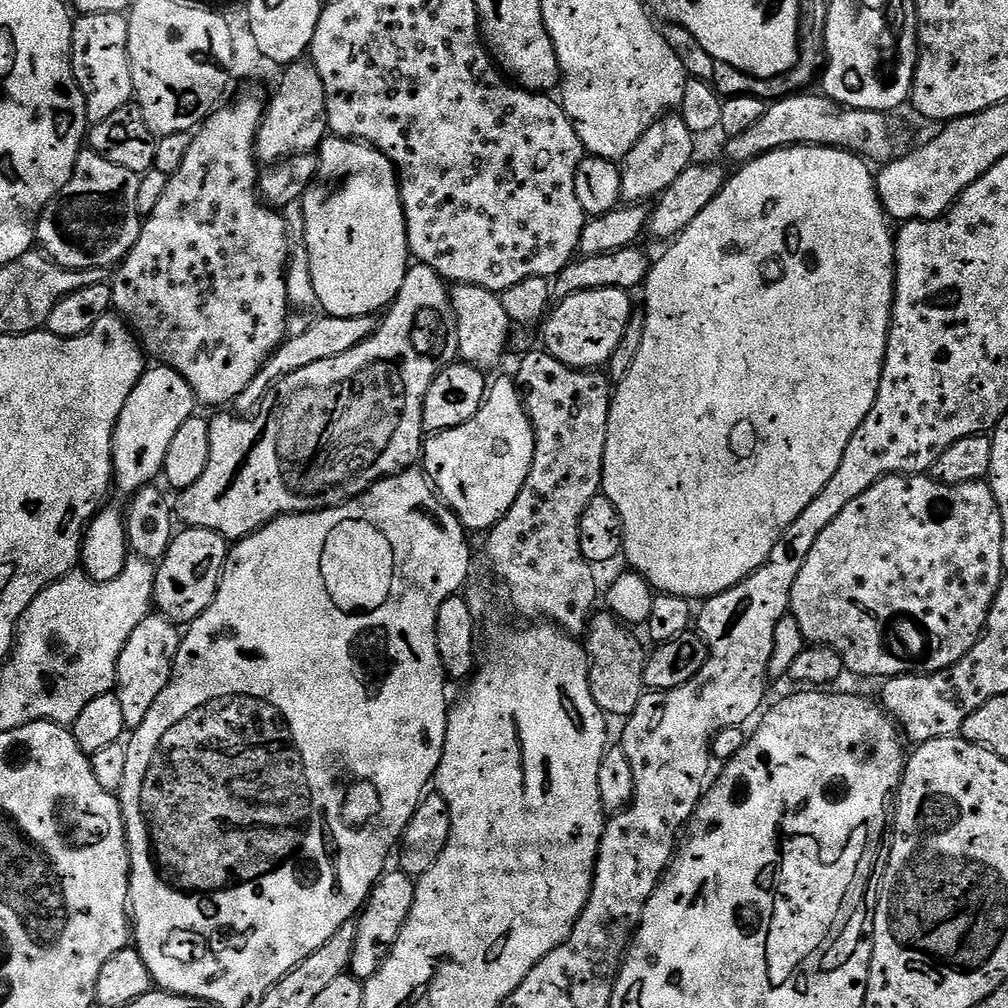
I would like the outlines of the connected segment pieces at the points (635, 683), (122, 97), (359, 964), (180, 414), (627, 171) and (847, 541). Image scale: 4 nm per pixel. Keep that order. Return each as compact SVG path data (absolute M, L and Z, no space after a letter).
M600 610L588 621L586 651L588 654L590 694L604 711L605 717L627 718L646 694L644 686L644 661L646 648L640 645L633 629L607 610Z
M119 12L77 15L72 21L72 69L86 98L88 119L92 124L110 118L110 114L122 110L122 106L133 103L127 15Z
M399 870L385 871L374 885L371 894L368 895L368 901L364 903L354 920L356 933L349 962L350 974L353 978L366 981L374 978L374 974L378 974L394 942L398 942L398 934L402 934L402 926L406 926L406 918L410 918L410 906L414 906L415 893L416 880Z
M152 366L145 370L130 398L126 398L126 406L122 406L122 414L114 430L112 471L115 487L121 488L125 494L149 487L155 481L152 479L163 473L166 450L170 450L174 434L178 434L182 422L189 420L197 408L196 396L182 374L163 366Z
M665 114L656 119L654 126L650 126L650 130L646 130L646 134L642 134L642 138L638 138L638 142L634 142L623 160L619 161L621 201L628 204L655 201L677 180L682 170L694 163L692 151L696 148L695 142L690 127L686 126L681 115Z
M928 474L883 476L866 490L866 494L858 494L858 498L854 498L854 502L850 502L850 506L846 506L846 510L842 510L842 514L818 534L818 542L814 542L810 558L806 558L802 570L798 570L798 578L792 587L790 614L798 618L798 626L802 626L802 634L809 645L833 648L844 657L845 669L856 676L891 678L941 672L957 664L984 635L984 623L994 602L994 594L1006 576L1006 566L1002 562L1003 537L1002 514L987 483L944 484Z

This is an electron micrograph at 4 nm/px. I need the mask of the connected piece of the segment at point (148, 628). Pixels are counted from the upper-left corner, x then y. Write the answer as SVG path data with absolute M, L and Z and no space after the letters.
M150 614L138 626L134 626L134 634L126 638L126 646L122 646L122 654L116 667L117 698L122 702L122 718L124 727L134 730L146 722L146 714L150 714L150 706L158 702L158 694L166 690L172 677L172 667L178 658L181 629L171 620L159 614Z

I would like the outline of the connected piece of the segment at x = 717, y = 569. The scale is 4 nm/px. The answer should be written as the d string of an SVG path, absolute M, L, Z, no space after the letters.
M797 144L795 148L779 148L773 152L762 154L757 160L752 160L749 164L739 165L736 172L727 177L724 181L724 189L686 226L686 230L681 232L667 245L664 257L660 261L653 263L648 270L648 279L642 285L644 292L644 333L642 334L642 346L638 346L638 358L634 358L634 366L615 385L612 393L612 405L608 415L608 433L606 434L606 454L604 455L604 483L602 485L603 495L610 498L614 510L618 510L622 530L624 531L624 547L622 549L623 559L628 559L627 567L640 575L653 590L666 596L681 596L689 602L703 602L712 596L722 594L734 586L738 586L750 574L754 574L770 558L770 550L782 538L786 526L822 494L826 487L826 482L834 478L838 466L842 466L842 454L846 454L846 446L850 446L850 438L854 438L854 430L866 422L866 414L874 406L878 398L878 386L882 378L884 369L884 359L886 358L886 346L888 345L888 331L892 325L892 303L896 297L896 242L894 239L894 228L890 223L890 217L885 212L880 195L876 189L876 178L869 161L864 157L856 155L842 148L822 148L819 144Z

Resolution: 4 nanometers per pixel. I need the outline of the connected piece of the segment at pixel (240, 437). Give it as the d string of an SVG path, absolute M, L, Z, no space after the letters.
M419 262L413 263L402 282L402 290L383 313L382 319L376 325L376 333L369 340L363 340L361 344L354 346L354 350L346 350L346 354L338 354L338 358L326 358L322 362L312 363L311 366L302 366L302 370L294 370L294 374L286 374L286 378L276 381L269 388L260 407L251 414L216 416L208 420L210 462L206 462L206 470L202 470L202 478L198 478L194 486L183 489L177 495L180 497L175 497L175 519L189 528L221 532L225 540L235 542L243 536L254 534L260 528L265 528L270 521L277 520L279 516L292 516L296 512L319 512L321 508L336 508L347 500L360 496L371 484L376 484L385 476L392 476L396 472L403 472L405 468L413 467L421 459L422 445L426 439L422 422L422 406L426 394L439 372L453 363L459 355L456 315L449 285L430 266Z

